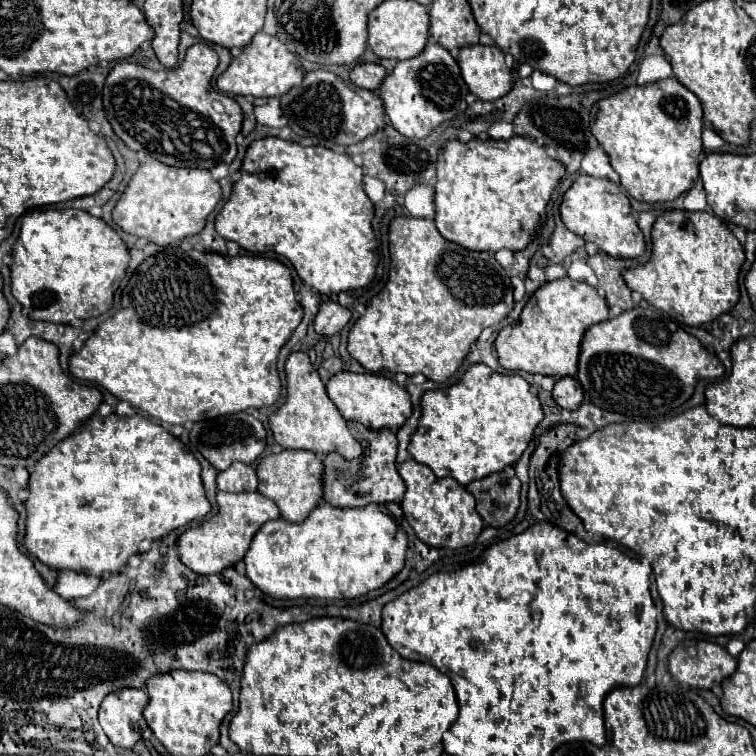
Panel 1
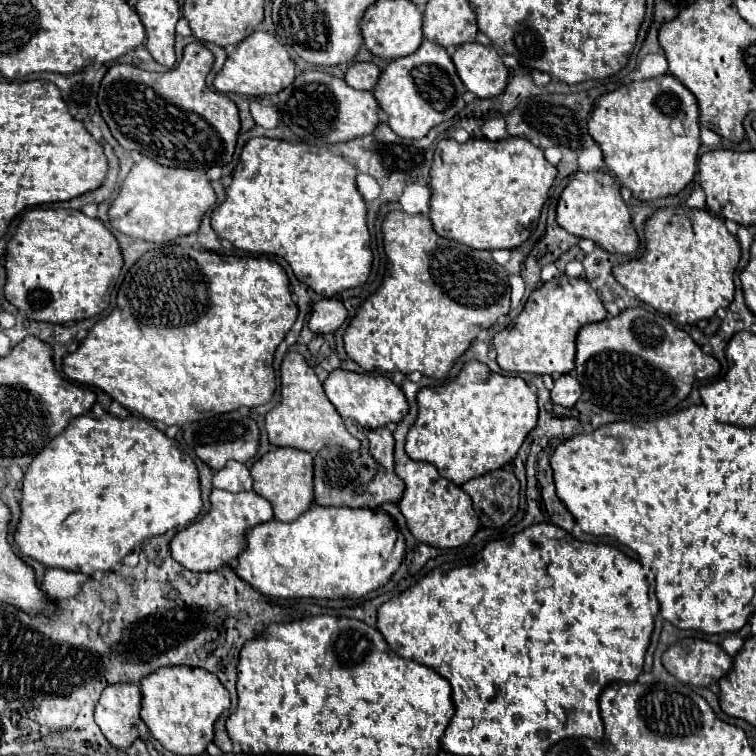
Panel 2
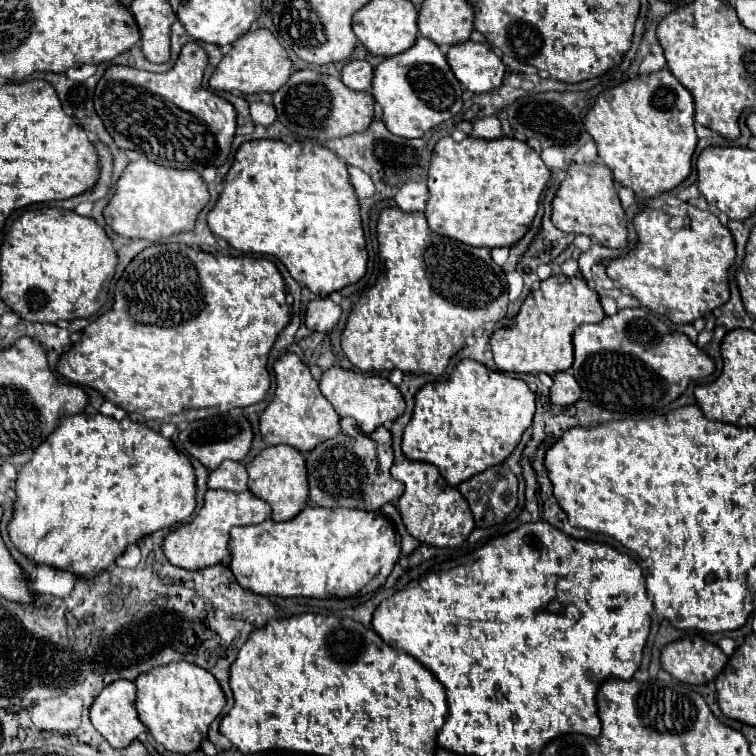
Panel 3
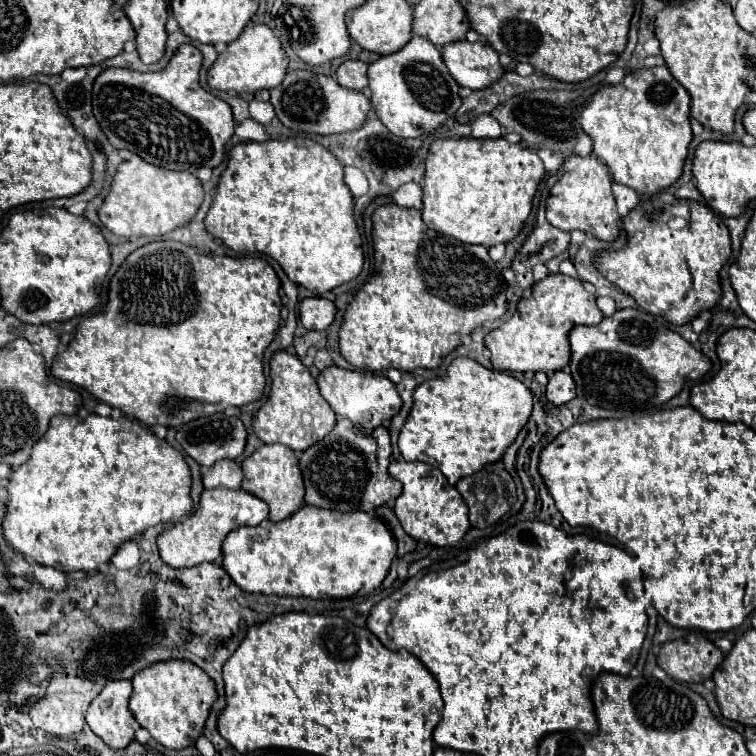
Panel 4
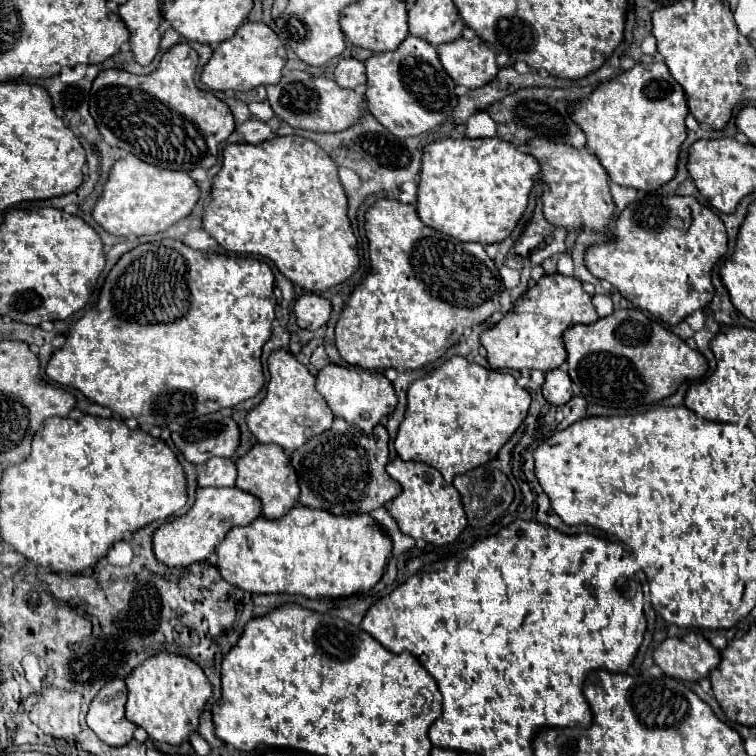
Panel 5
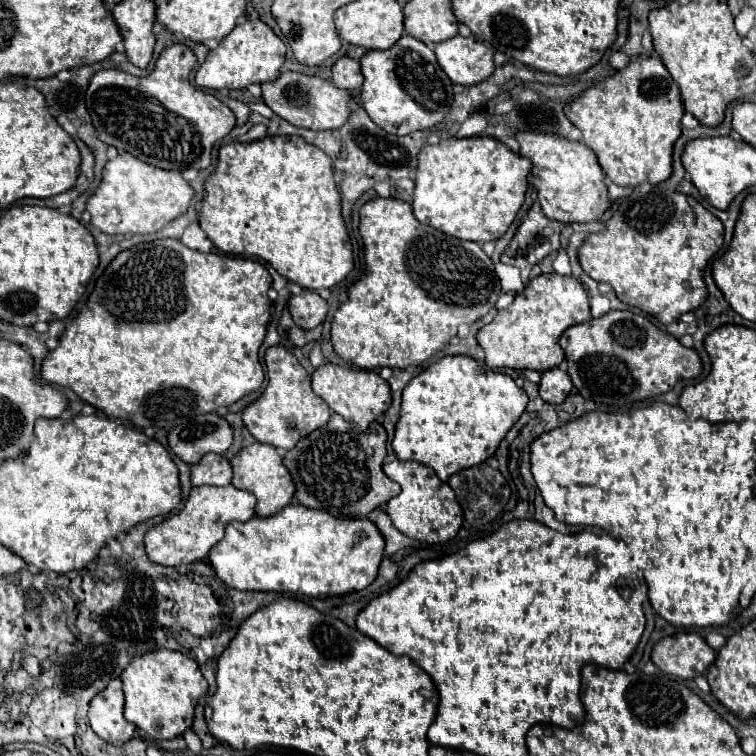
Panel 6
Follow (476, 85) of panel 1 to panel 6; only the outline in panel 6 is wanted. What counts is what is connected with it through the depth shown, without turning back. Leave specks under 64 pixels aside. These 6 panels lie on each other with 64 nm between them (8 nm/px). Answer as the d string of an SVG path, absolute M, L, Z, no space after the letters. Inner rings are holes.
M454 36L434 46L438 64L454 84L472 86L488 80L496 70L494 54L476 36Z

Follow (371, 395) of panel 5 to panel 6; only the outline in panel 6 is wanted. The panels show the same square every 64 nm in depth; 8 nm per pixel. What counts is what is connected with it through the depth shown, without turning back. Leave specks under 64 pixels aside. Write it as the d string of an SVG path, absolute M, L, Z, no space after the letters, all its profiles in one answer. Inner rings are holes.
M324 364L316 368L316 372L312 374L312 390L326 400L332 412L340 414L346 422L354 424L360 430L368 430L370 422L386 414L386 410L392 404L390 384L384 378L380 378L378 372L360 368L342 368L336 364Z

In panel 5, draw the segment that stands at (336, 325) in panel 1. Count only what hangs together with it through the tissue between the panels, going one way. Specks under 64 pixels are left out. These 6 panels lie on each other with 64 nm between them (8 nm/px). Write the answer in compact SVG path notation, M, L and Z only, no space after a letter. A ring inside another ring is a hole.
M304 294L294 304L296 322L304 330L318 330L326 326L332 314L332 304L320 294Z

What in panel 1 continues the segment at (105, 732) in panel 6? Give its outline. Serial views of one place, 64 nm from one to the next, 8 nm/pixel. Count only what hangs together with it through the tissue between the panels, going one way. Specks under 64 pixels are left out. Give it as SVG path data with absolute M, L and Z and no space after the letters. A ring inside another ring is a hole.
M122 688L108 694L100 706L100 726L112 744L132 748L148 728L142 712L148 706L148 694L136 688Z

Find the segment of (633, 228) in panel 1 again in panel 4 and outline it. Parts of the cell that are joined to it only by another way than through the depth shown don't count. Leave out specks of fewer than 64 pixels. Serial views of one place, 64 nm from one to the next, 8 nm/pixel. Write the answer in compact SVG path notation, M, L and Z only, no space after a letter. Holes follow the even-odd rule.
M568 156L558 170L558 182L552 186L546 202L546 218L564 232L582 230L592 238L614 242L620 236L620 214L612 196L612 176L606 164L596 156Z

